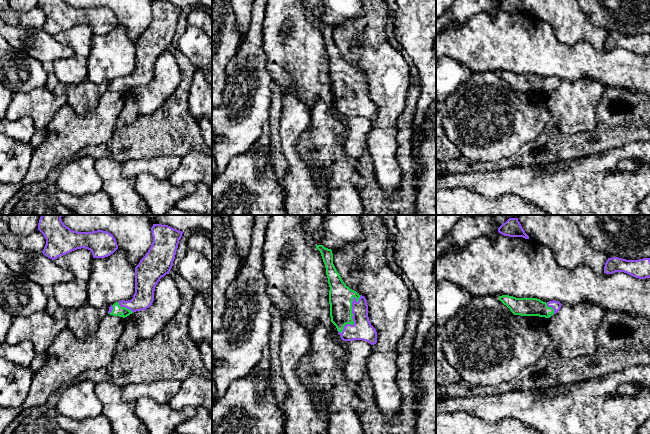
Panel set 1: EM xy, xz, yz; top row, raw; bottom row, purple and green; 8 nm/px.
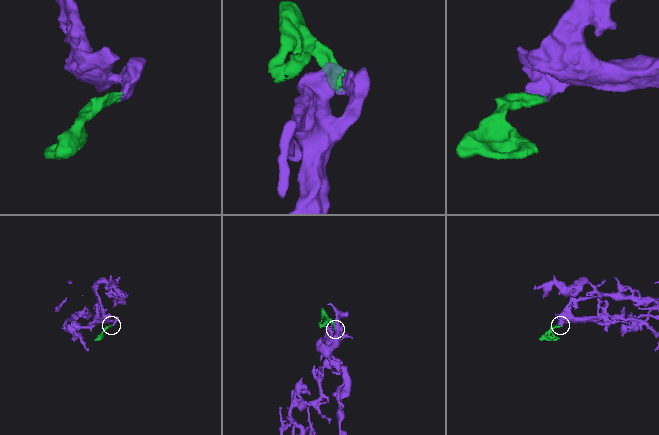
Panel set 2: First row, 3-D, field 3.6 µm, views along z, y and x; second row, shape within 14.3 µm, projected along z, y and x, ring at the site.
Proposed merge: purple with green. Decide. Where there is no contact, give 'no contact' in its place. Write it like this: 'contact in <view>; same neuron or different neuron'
contact in xz; same neuron

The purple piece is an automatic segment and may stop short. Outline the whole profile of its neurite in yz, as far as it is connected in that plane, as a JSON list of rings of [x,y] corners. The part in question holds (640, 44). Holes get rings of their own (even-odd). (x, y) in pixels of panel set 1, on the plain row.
[[[608,34],[604,42],[604,49],[613,50],[615,48],[624,48],[639,55],[650,54],[650,34],[639,36]]]

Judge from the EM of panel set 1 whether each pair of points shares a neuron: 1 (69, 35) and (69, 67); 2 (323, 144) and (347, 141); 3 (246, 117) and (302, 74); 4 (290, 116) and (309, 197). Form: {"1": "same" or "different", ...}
{"1": "same", "2": "different", "3": "different", "4": "same"}

